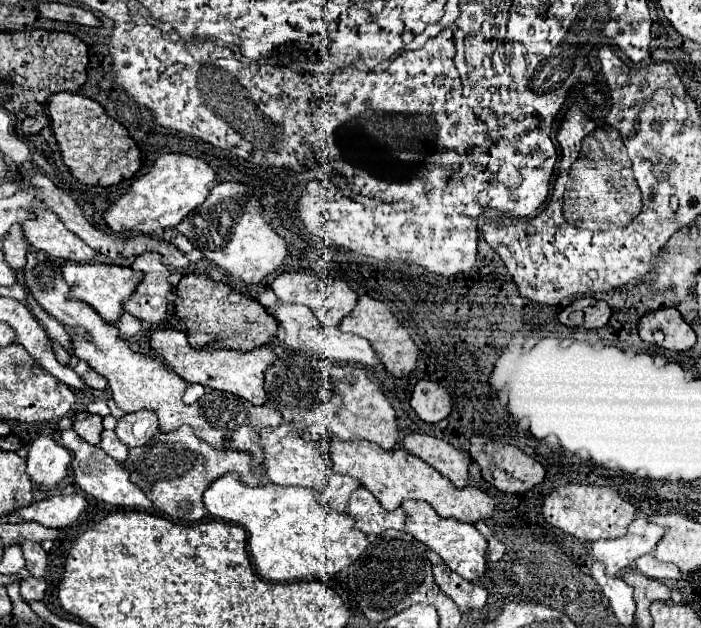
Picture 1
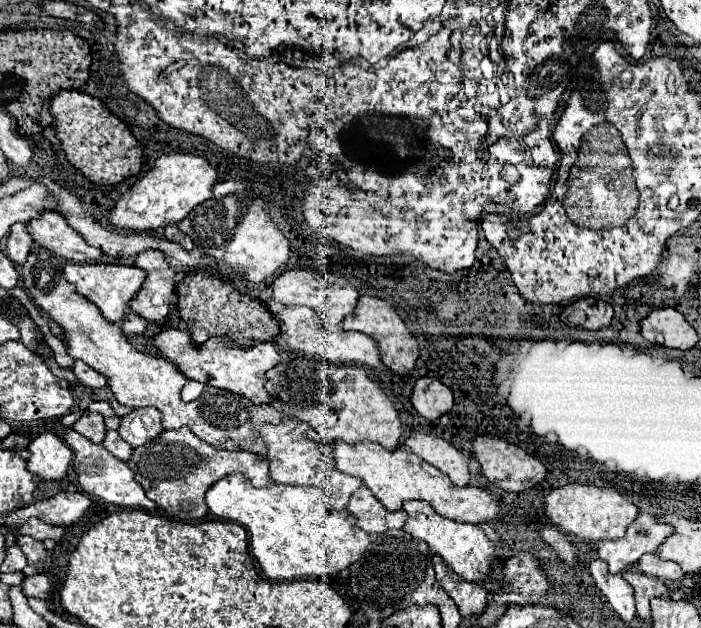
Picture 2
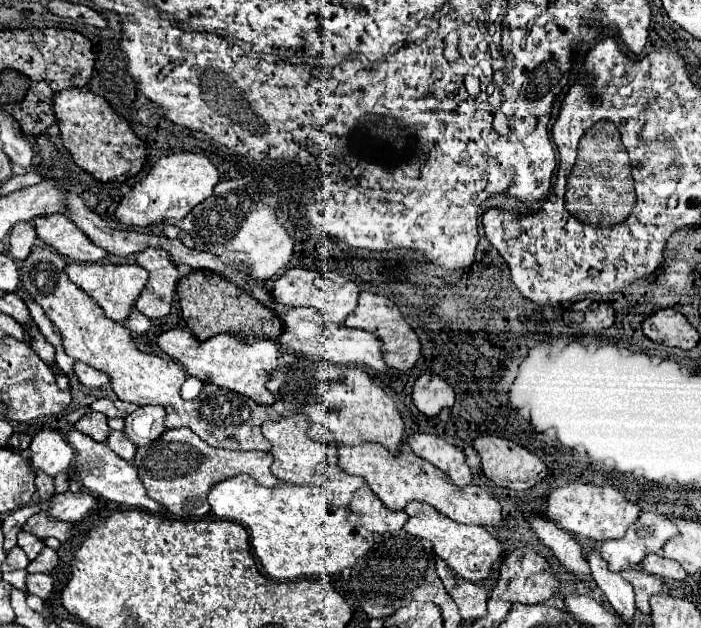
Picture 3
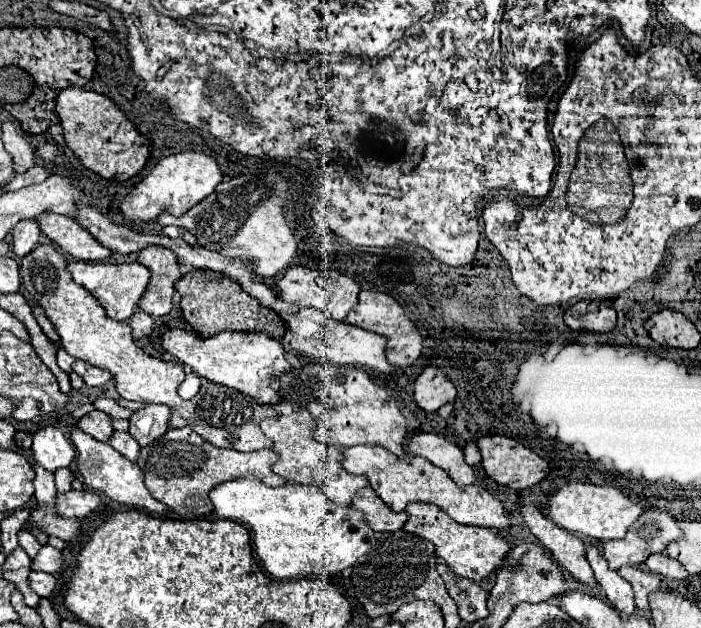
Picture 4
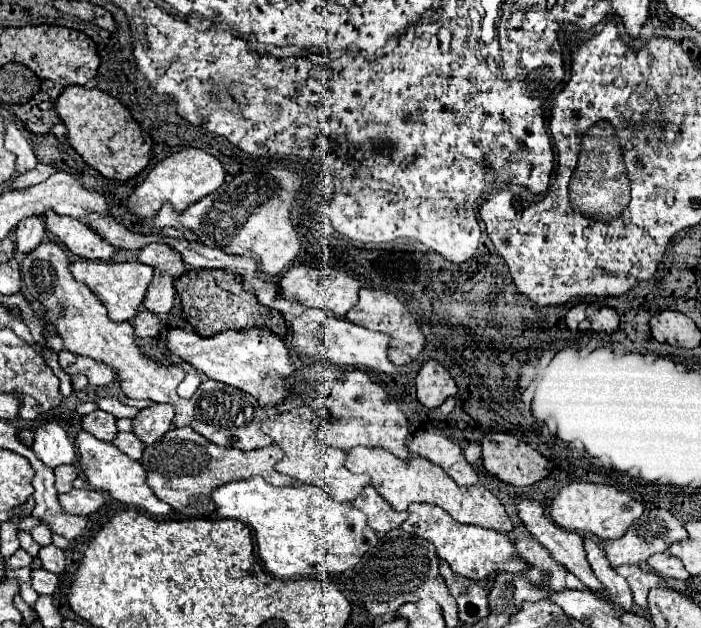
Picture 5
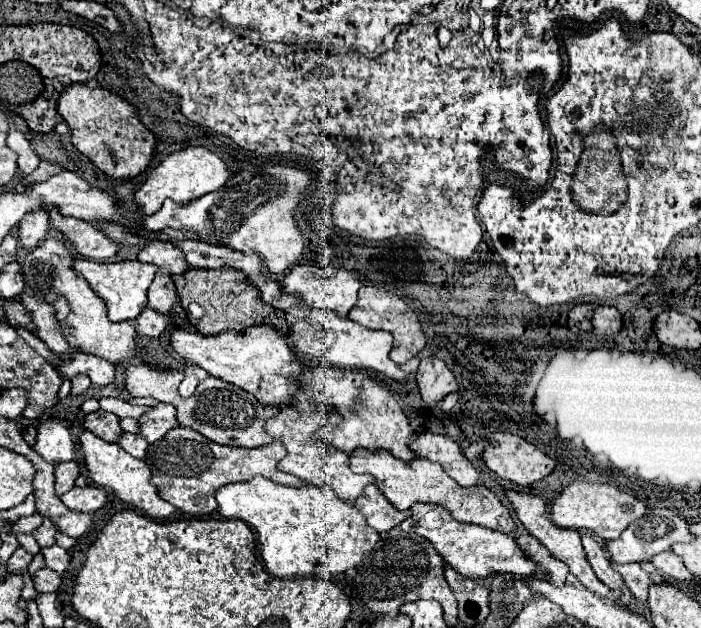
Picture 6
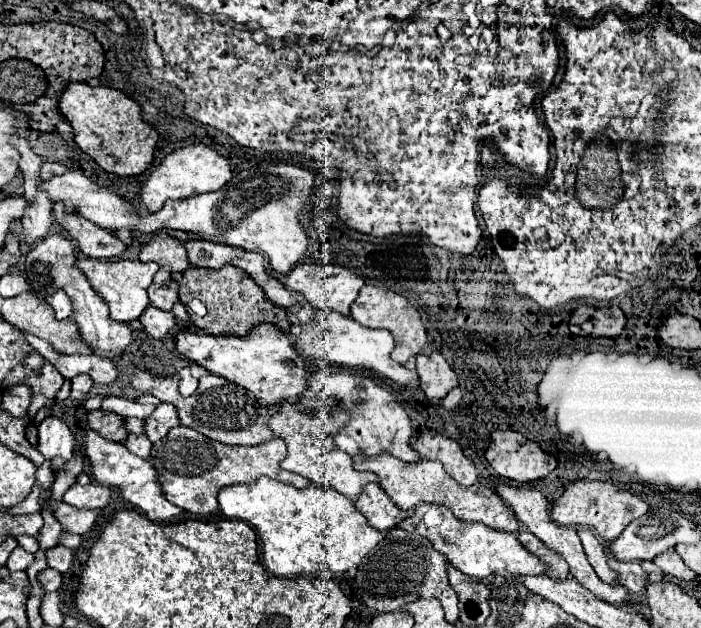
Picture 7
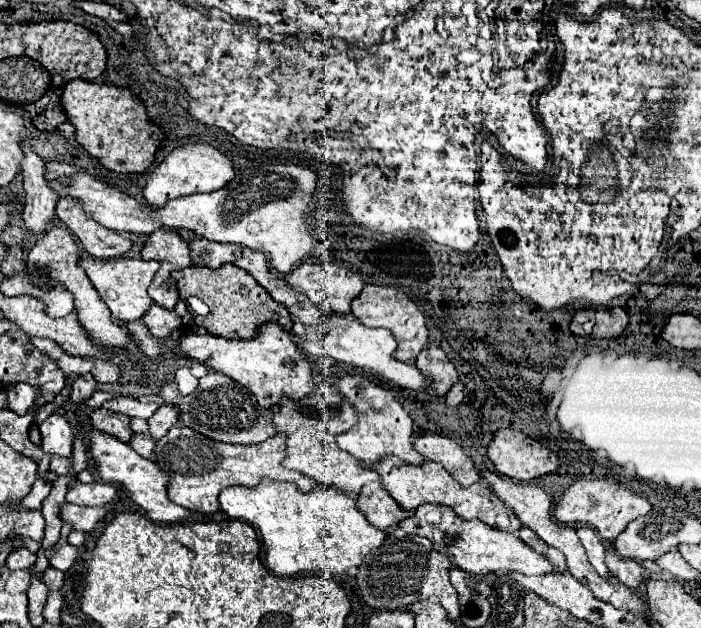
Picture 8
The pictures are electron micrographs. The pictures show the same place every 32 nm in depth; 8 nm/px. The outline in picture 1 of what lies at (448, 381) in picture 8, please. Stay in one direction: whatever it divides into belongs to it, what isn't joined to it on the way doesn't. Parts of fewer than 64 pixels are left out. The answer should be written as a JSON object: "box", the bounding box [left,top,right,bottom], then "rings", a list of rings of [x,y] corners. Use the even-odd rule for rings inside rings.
{"box":[410,380,452,422],"rings":[[[420,380],[414,386],[410,406],[424,422],[440,422],[452,410],[452,396],[450,392],[440,386],[436,380]]]}

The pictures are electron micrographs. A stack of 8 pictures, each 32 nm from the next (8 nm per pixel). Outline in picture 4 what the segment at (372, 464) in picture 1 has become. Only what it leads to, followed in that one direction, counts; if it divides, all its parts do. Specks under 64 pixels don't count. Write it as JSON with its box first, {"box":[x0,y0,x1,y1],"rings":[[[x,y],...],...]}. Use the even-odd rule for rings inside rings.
{"box":[342,446,510,530],"rings":[[[352,446],[342,452],[344,452],[342,466],[350,474],[366,474],[376,494],[396,512],[406,510],[410,502],[426,502],[442,508],[458,524],[472,524],[472,526],[496,528],[496,530],[510,526],[504,514],[504,506],[486,488],[482,488],[480,484],[458,486],[454,484],[452,478],[446,476],[442,468],[430,464],[424,458],[418,458],[414,454],[408,454],[406,458],[398,458],[382,446]]]}

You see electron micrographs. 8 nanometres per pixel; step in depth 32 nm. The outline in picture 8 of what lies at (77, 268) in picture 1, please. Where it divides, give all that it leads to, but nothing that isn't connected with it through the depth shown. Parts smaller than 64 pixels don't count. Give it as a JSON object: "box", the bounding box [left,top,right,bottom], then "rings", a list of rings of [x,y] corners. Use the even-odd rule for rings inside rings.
{"box":[78,256,160,322],"rings":[[[88,256],[88,258],[82,258],[78,264],[80,264],[80,268],[84,268],[84,272],[92,280],[94,288],[98,290],[102,300],[108,304],[108,308],[116,320],[120,320],[120,322],[122,320],[124,322],[140,320],[144,316],[144,312],[148,312],[148,308],[152,306],[154,300],[148,296],[148,286],[160,268],[160,262],[156,262],[156,260],[144,262],[142,258],[138,258],[138,260],[132,260],[132,258],[100,260],[100,258]]]}

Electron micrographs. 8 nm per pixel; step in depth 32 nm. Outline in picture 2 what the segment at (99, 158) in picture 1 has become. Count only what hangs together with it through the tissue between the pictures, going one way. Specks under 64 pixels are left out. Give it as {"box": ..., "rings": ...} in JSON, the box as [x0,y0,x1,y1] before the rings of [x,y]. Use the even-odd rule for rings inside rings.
{"box":[50,90,144,184],"rings":[[[64,90],[54,96],[50,110],[68,162],[86,178],[96,184],[118,184],[140,172],[144,158],[142,144],[134,138],[126,122],[116,118],[100,98],[80,90]]]}

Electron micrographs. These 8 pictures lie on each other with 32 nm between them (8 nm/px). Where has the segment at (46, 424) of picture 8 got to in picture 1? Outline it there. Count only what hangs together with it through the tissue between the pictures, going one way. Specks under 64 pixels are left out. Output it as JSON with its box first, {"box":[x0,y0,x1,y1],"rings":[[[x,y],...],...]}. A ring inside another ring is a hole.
{"box":[26,436,70,490],"rings":[[[40,436],[28,448],[26,472],[40,490],[52,490],[64,480],[70,460],[70,452],[58,440],[52,436]]]}

